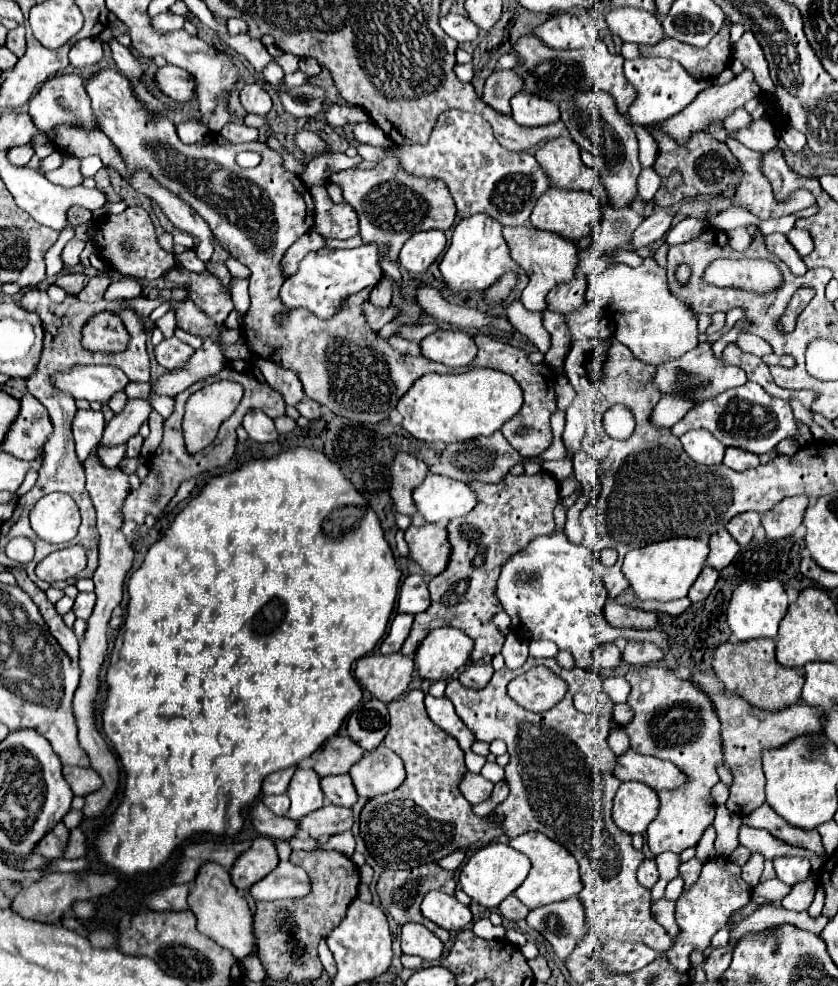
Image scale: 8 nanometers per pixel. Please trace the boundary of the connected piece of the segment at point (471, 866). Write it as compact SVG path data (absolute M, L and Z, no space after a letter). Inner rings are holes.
M493 842L489 846L483 846L481 850L477 850L467 860L467 864L461 868L459 882L461 882L463 892L471 900L479 902L485 908L497 908L511 892L515 892L515 888L521 886L521 882L527 878L529 870L531 870L531 862L521 852L517 852L509 844Z

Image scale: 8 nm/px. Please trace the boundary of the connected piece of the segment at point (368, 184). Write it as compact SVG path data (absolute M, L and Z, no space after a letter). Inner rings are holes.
M385 156L383 160L379 160L377 166L373 170L343 170L331 176L331 182L339 184L345 192L345 200L355 208L355 212L359 214L359 234L365 242L373 242L375 246L379 246L381 254L383 254L383 246L389 246L389 256L393 262L397 262L399 258L399 250L401 246L415 234L415 232L423 232L423 230L447 230L453 220L455 220L455 204L453 198L449 196L449 188L445 188L443 180L429 180L423 176L409 176L401 164L397 164L395 156Z

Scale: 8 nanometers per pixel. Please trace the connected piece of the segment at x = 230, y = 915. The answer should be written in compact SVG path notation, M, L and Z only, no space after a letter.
M207 862L197 870L193 884L195 886L189 892L189 910L197 916L197 930L213 938L219 946L231 950L237 960L243 960L255 948L253 916L243 894L231 884L229 872L217 862Z

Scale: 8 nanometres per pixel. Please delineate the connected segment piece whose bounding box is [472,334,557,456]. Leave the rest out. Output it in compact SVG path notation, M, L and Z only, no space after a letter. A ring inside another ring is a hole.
M478 334L474 336L477 346L479 346L479 354L475 357L472 366L479 368L493 368L493 370L501 370L509 376L513 376L517 380L517 384L523 388L525 392L525 406L529 406L529 412L523 412L523 418L513 418L509 420L501 432L507 438L507 442L521 454L521 456L539 456L543 450L547 450L553 442L553 434L551 434L551 426L549 426L549 418L551 414L557 410L555 404L555 388L553 388L553 374L549 370L547 364L531 364L527 360L527 354L519 348L513 348L509 344L503 344L489 335ZM525 428L527 432L521 436L519 430Z

